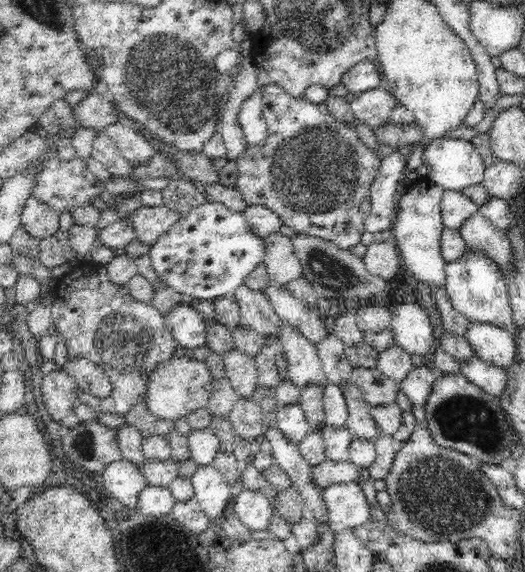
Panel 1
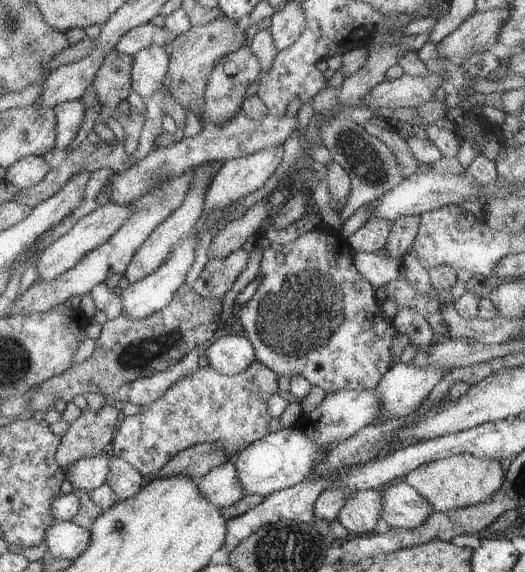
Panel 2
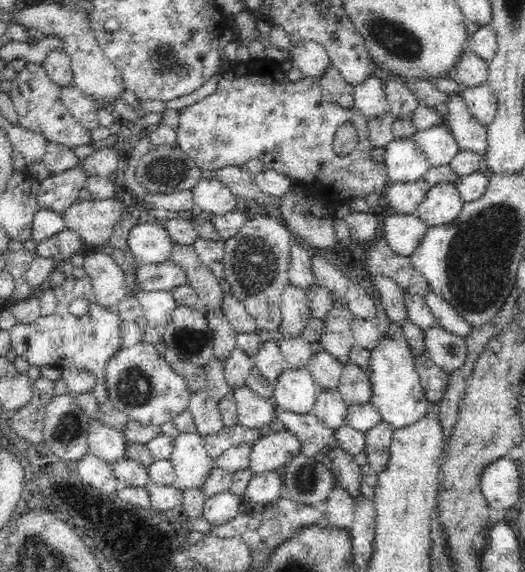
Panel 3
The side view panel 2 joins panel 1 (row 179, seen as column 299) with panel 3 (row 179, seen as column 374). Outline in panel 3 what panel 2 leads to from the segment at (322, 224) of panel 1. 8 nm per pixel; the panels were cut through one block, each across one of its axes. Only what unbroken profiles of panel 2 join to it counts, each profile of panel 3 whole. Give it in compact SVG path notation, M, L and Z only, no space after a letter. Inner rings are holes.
M268 58L238 62L222 76L212 94L178 112L180 124L175 129L177 145L202 171L215 172L225 166L243 168L248 160L256 158L268 169L274 169L290 179L292 184L314 186L315 195L329 203L350 203L354 198L365 199L372 193L385 196L387 191L389 176L386 165L372 159L373 146L366 128L368 118L354 108L344 108L326 98L316 77L290 81L279 64ZM346 123L356 127L360 141L350 154L340 156L334 151L333 143L336 132Z

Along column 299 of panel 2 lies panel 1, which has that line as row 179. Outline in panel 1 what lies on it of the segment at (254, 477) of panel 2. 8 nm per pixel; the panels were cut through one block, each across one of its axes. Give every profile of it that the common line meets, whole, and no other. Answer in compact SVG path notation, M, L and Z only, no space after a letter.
M436 138L423 150L422 164L427 168L427 177L444 190L461 192L468 186L480 184L484 178L486 165L476 147L469 141L454 138Z

